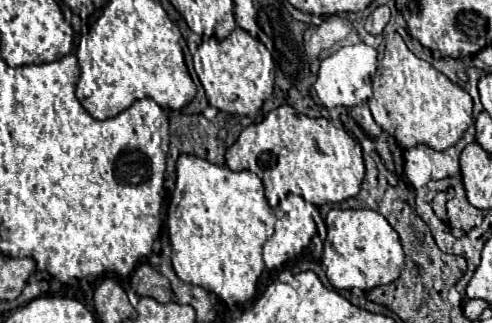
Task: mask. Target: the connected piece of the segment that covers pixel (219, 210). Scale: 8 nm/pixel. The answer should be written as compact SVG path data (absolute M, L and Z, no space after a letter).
M180 155L176 163L176 189L168 205L168 237L172 249L171 262L176 275L198 285L210 293L216 293L228 305L242 305L256 293L256 283L264 271L262 247L274 233L274 211L264 197L262 180L252 171L232 171L222 165L214 165L196 155Z

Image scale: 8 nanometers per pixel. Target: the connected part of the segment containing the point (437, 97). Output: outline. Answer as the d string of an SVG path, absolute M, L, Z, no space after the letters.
M398 33L386 35L386 51L374 79L370 109L374 121L390 133L402 149L428 145L436 151L444 151L456 145L462 133L474 123L472 97L430 63L418 59Z

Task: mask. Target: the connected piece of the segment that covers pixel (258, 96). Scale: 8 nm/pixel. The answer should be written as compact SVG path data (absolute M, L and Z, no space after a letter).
M236 27L226 39L208 39L198 47L193 55L195 72L204 85L206 97L212 107L224 113L238 113L256 117L262 103L274 91L274 59L268 49L248 35L244 29Z

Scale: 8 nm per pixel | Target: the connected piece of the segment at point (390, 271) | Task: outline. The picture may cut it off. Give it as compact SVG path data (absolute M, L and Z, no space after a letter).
M332 209L326 215L326 224L318 210L313 213L317 234L324 241L322 265L326 277L336 289L362 289L392 283L404 269L404 251L398 233L390 223L372 209Z

